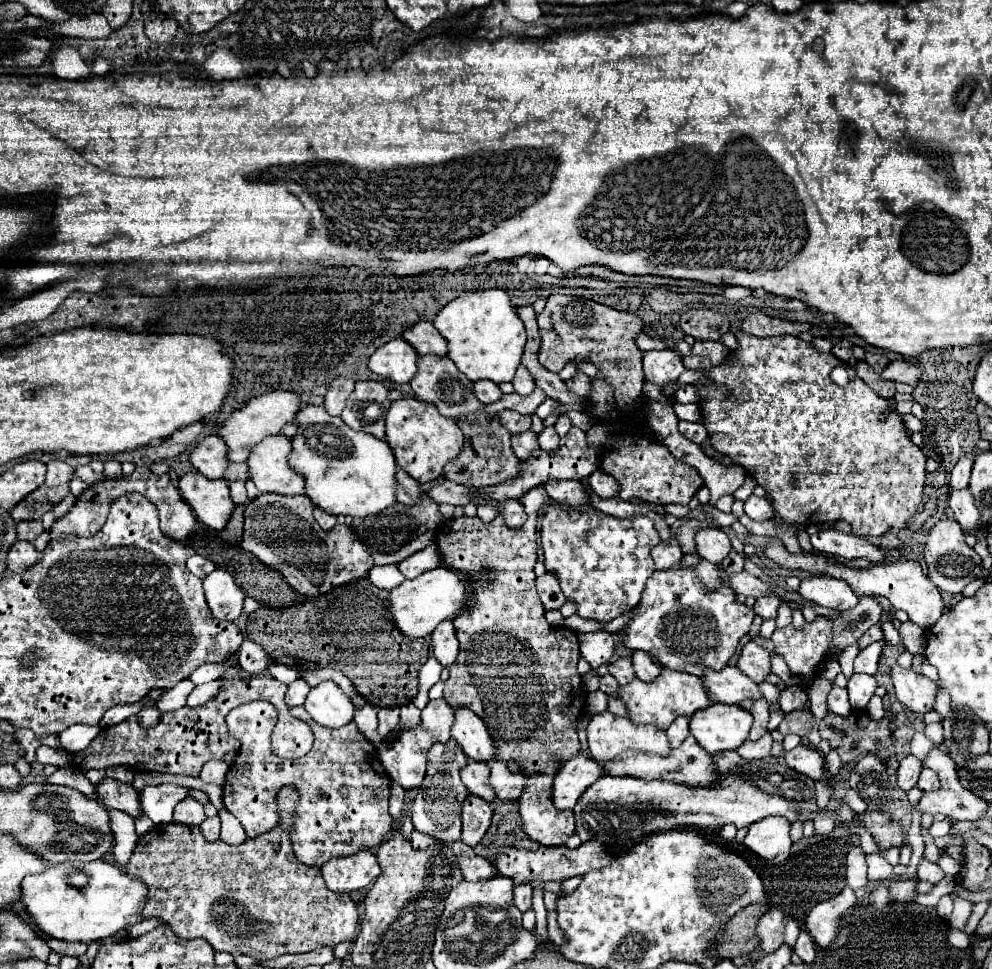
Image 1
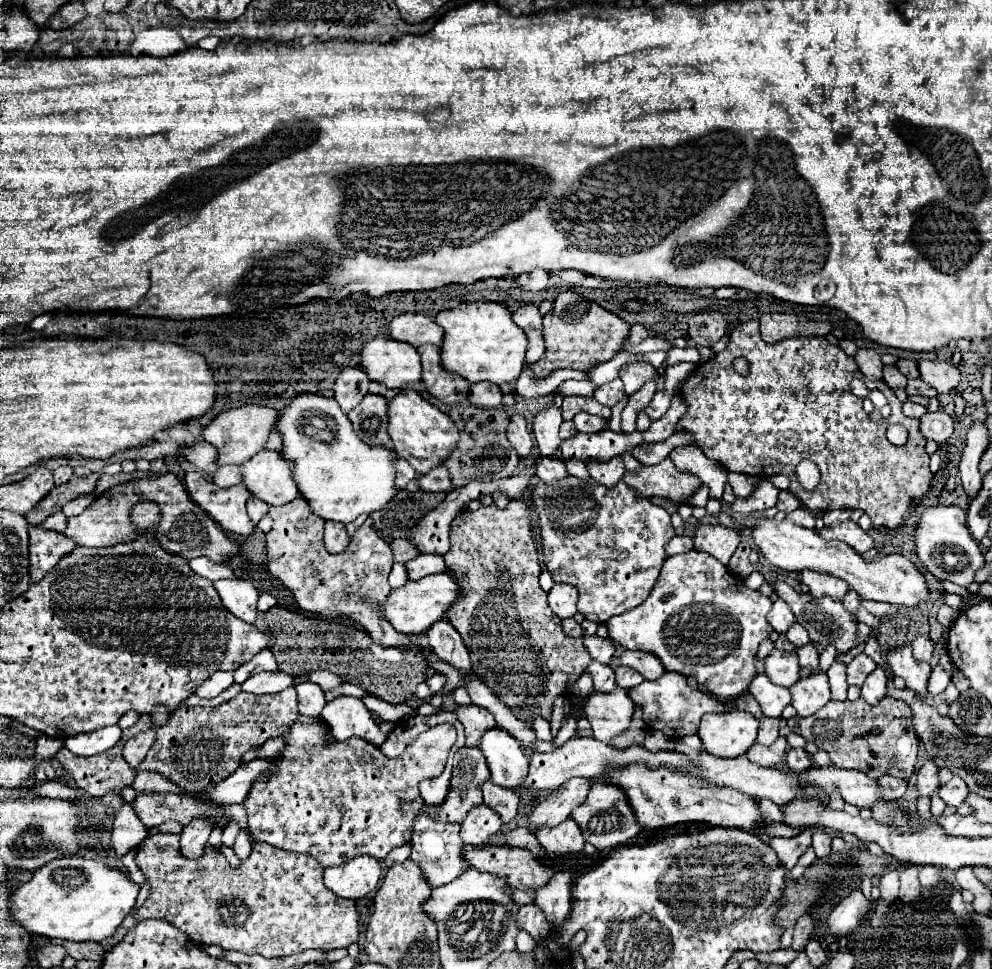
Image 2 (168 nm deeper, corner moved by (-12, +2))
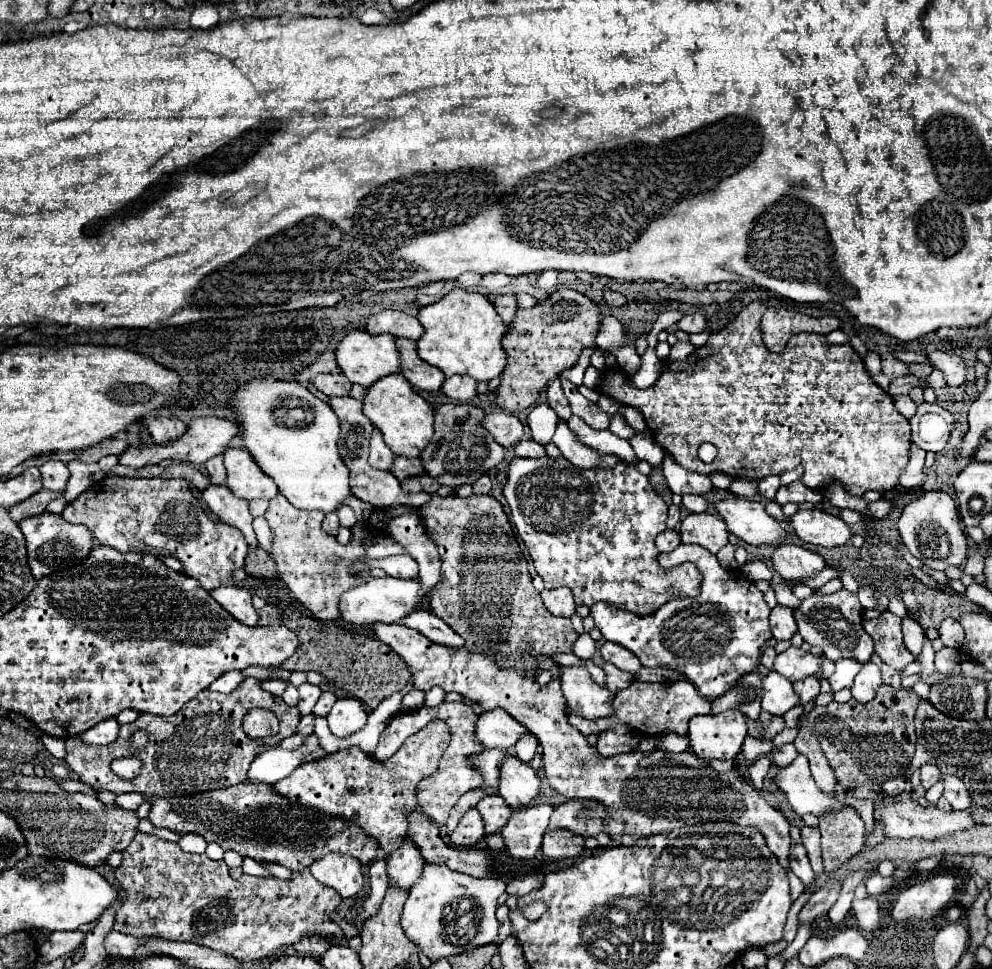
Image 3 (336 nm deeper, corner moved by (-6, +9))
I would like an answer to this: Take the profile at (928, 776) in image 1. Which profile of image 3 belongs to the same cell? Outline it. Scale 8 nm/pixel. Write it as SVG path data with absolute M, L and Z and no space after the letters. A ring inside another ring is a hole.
M944 776L944 798L954 810L966 810L972 804L964 782L956 776Z

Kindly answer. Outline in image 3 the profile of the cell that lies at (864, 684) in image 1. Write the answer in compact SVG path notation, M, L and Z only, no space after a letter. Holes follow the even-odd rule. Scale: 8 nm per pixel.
M868 662L868 664L864 664L862 670L856 674L854 684L852 684L850 690L852 690L852 696L854 696L858 702L866 704L866 702L870 702L870 700L876 696L876 692L878 692L880 686L882 686L880 668L878 668L876 664Z

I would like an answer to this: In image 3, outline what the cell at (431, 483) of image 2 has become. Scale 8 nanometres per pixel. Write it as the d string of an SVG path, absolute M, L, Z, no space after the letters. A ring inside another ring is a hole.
M394 456L394 466L390 470L396 478L406 480L412 476L418 476L424 472L422 468L422 460L420 458L402 458L402 456Z

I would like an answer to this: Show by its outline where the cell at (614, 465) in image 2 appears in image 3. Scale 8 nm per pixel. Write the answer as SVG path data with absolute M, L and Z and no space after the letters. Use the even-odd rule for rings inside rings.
M558 420L556 434L554 434L552 442L558 446L560 454L578 468L596 468L596 466L614 466L614 464L618 464L616 456L600 456L592 448L584 446L574 436L574 432L566 426L564 420Z

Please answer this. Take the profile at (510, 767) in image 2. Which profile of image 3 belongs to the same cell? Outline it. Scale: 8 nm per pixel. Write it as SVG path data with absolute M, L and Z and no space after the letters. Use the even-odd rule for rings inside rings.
M516 756L506 758L500 768L500 796L514 810L526 808L540 794L540 776Z

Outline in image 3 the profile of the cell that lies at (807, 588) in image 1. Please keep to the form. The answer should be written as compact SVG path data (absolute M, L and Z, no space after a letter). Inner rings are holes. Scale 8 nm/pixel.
M782 544L774 548L770 560L772 560L772 568L782 578L806 578L824 570L826 566L820 554L810 552L798 544Z

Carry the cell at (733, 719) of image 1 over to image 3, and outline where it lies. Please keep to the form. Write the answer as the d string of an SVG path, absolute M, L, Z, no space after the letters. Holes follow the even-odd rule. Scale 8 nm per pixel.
M738 710L694 716L690 720L690 750L702 760L734 760L746 738L746 716Z

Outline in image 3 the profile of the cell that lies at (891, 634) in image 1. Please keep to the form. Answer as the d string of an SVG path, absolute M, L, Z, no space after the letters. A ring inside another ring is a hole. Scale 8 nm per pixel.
M836 566L836 570L838 570L838 578L842 580L842 586L856 594L858 592L858 580L852 576L852 572L848 572L846 568L840 568L840 566Z

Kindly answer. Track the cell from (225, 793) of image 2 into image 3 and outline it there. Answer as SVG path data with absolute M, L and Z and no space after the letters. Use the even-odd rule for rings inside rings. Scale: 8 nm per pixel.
M308 736L308 742L302 748L296 750L282 750L282 748L270 748L262 752L248 770L250 782L266 782L274 784L282 778L286 778L294 768L302 764L302 756L306 750L312 750L316 742L316 736Z

